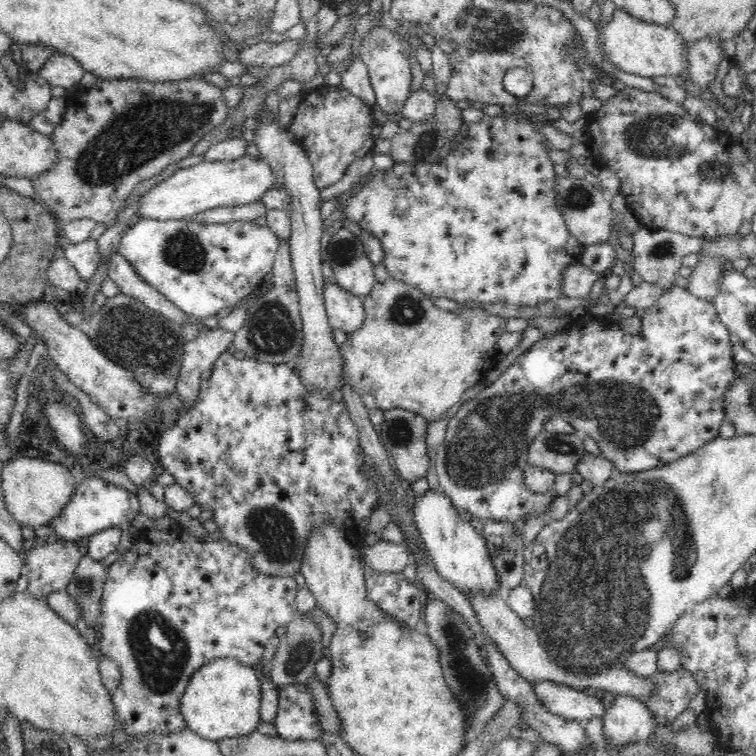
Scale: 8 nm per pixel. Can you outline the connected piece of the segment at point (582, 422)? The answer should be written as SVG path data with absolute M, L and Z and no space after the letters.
M674 285L666 291L652 306L648 306L642 318L642 332L637 335L625 334L620 326L614 327L608 323L607 318L596 318L584 313L580 322L573 320L571 327L565 332L542 336L538 342L522 353L502 376L499 376L491 385L480 391L473 399L465 402L449 420L444 441L437 447L435 467L439 488L450 498L456 508L462 508L470 512L472 517L510 524L527 522L531 516L538 516L546 512L552 504L552 500L558 496L554 492L538 494L530 491L524 483L524 470L529 465L526 454L530 450L530 444L544 429L544 422L554 416L562 417L566 422L575 425L583 435L591 436L598 444L601 454L614 463L614 468L622 473L637 473L670 464L679 458L692 454L713 438L718 437L718 429L724 418L725 392L735 379L735 363L732 355L732 342L730 332L720 321L714 306L714 300L702 300L694 296L686 287Z

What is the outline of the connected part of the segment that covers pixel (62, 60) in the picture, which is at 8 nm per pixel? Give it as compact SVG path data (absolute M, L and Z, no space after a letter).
M55 53L50 56L43 68L39 71L40 77L44 78L51 86L60 86L73 91L79 87L79 81L84 76L84 68L70 55Z

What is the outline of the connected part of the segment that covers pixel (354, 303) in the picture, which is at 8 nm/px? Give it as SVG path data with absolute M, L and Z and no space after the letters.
M324 280L322 292L330 327L346 333L358 331L365 322L363 299L344 290L336 282Z

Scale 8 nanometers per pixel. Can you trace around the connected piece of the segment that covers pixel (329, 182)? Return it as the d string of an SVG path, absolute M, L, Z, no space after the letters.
M323 85L303 94L288 130L305 150L313 166L315 186L322 191L342 180L354 160L372 151L375 144L375 138L372 136L374 124L376 122L372 107L340 85Z

